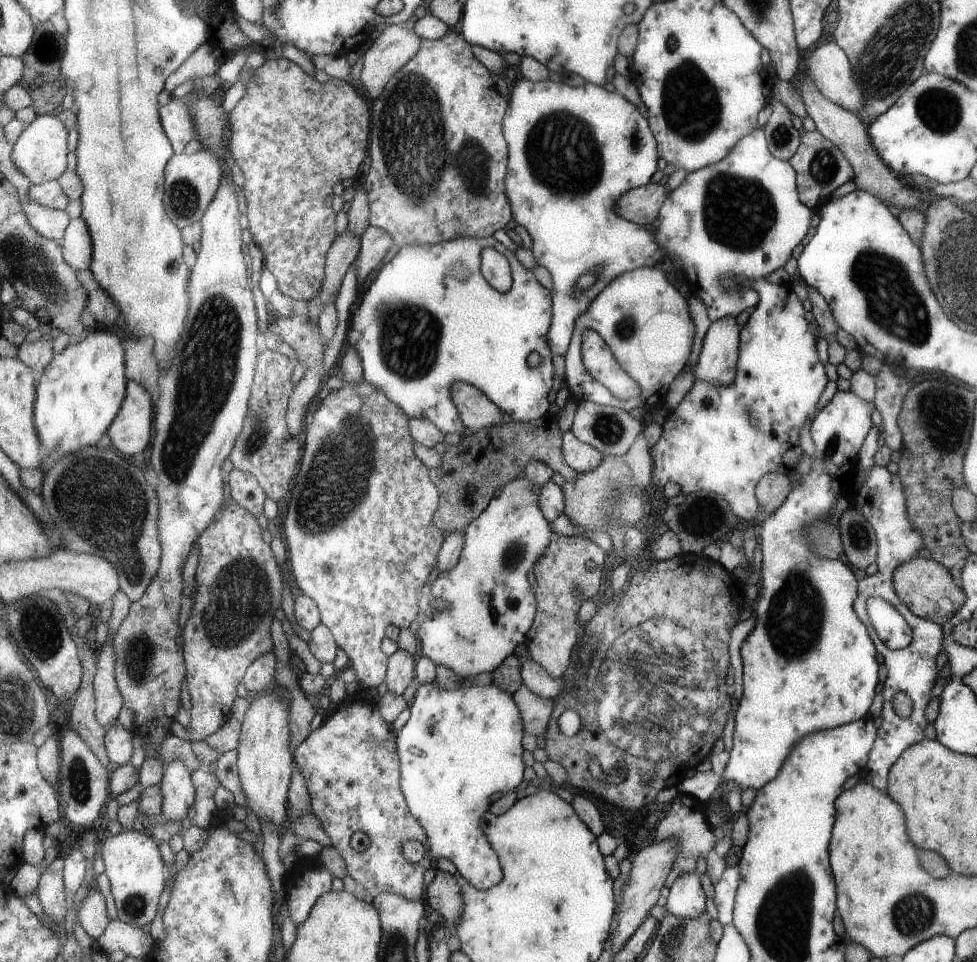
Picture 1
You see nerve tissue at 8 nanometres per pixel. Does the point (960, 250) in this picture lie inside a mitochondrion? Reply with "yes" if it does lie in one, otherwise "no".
yes

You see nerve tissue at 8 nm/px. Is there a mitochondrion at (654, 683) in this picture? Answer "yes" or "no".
yes

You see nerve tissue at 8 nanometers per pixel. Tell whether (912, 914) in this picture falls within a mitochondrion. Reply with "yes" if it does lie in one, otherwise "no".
yes

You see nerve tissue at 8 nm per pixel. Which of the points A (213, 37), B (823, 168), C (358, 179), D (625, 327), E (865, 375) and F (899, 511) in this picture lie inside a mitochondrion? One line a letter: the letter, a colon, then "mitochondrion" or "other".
A: other
B: mitochondrion
C: other
D: mitochondrion
E: other
F: other

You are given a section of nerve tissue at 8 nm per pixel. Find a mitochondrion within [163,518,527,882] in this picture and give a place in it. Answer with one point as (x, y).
(242, 595)

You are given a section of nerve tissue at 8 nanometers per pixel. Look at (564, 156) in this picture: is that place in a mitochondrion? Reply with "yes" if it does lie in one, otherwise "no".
yes

